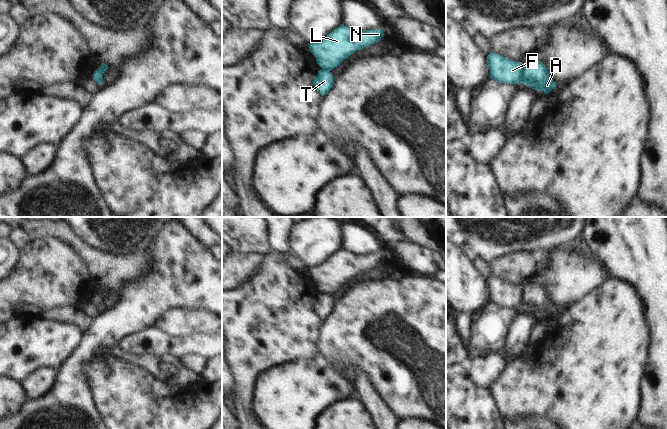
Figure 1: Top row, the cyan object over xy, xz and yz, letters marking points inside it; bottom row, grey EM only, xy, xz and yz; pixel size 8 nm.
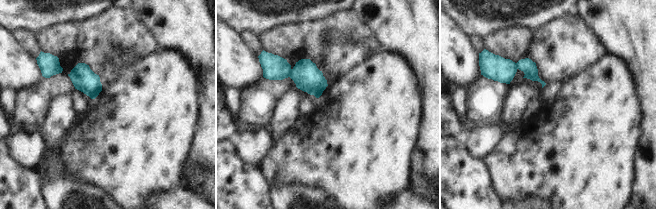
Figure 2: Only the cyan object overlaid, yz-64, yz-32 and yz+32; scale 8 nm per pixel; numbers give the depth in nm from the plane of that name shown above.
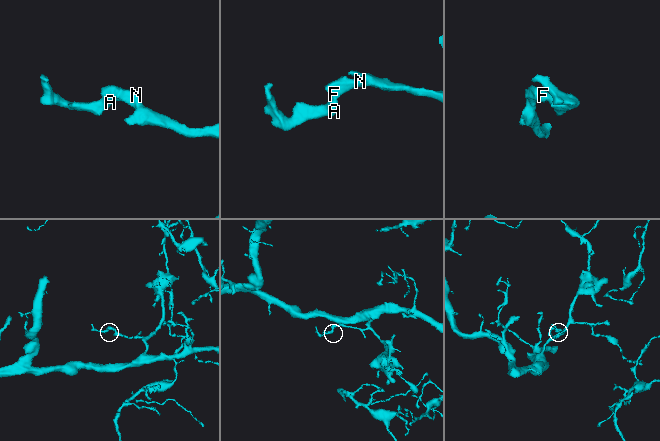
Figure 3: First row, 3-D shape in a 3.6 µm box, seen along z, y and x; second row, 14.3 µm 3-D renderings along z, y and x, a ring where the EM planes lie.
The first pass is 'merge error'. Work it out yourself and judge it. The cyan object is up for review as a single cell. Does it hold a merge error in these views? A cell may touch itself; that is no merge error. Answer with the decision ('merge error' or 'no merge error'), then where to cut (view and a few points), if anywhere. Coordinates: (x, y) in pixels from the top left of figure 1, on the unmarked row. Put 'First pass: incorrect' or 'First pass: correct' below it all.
merge error | yz (523, 291), (521, 306)
First pass: correct

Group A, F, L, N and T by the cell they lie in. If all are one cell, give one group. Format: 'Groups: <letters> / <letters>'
Groups: A T / F L N

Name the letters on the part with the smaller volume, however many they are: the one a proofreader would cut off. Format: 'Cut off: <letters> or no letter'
Cut off: A, T

